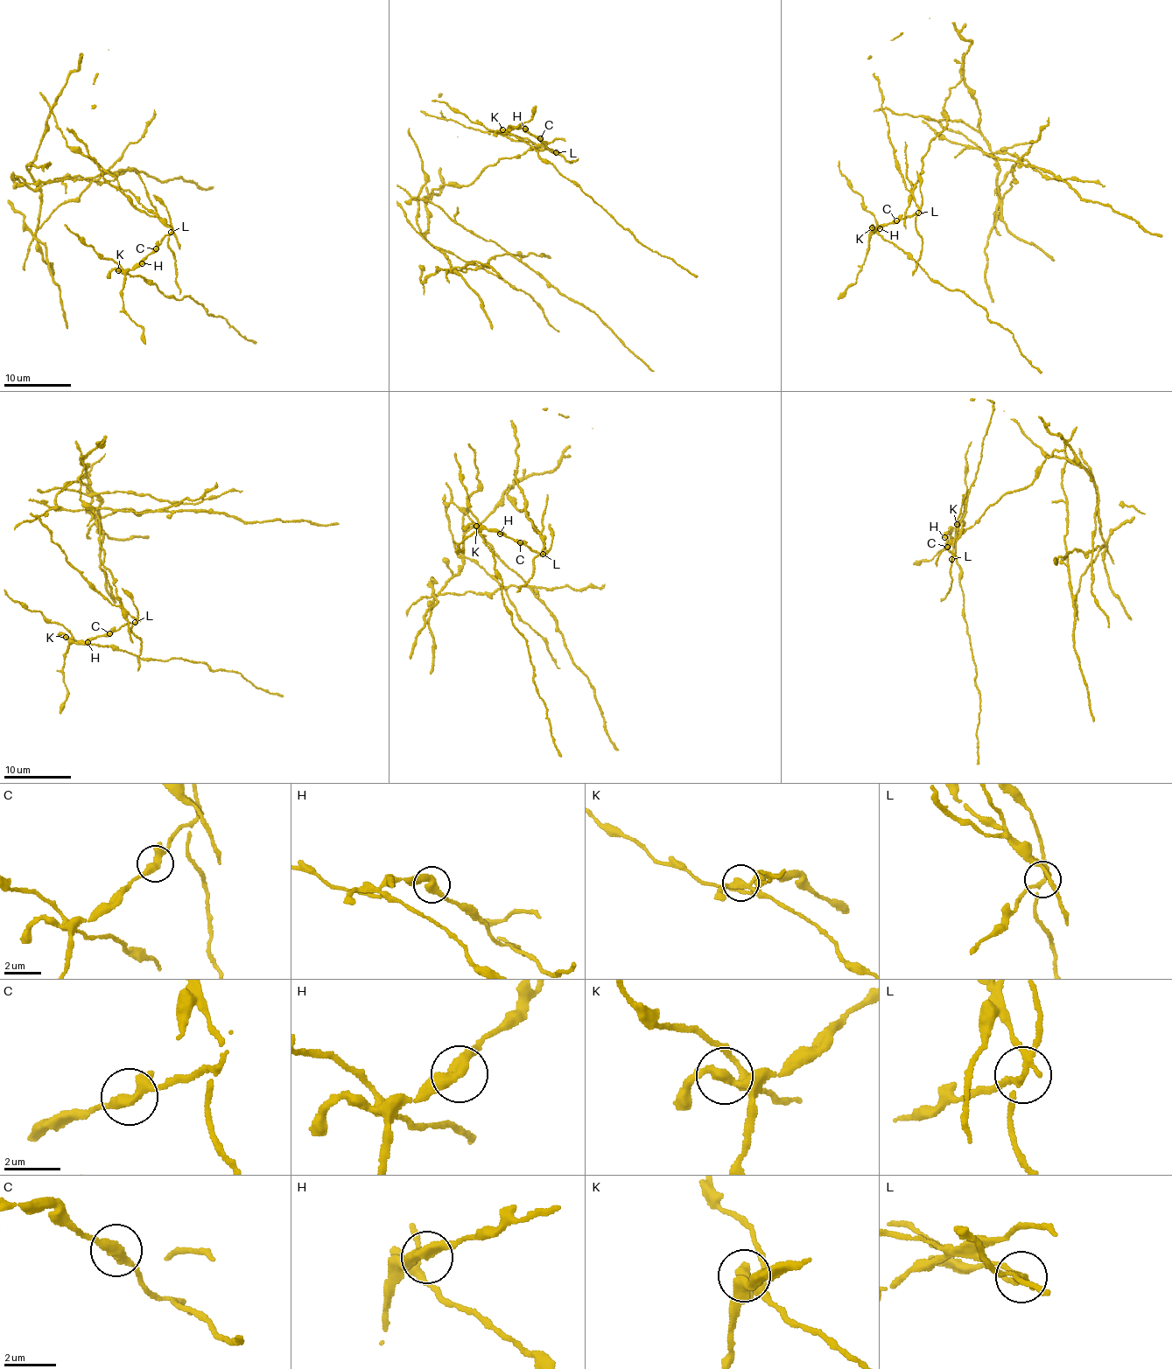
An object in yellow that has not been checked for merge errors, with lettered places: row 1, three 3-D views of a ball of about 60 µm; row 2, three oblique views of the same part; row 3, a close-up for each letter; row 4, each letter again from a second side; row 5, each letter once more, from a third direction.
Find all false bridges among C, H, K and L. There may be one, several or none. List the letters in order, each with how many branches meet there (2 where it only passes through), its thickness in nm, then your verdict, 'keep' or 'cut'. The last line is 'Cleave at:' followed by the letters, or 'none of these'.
C: branches 3; calibre 320 nm; keep
H: branches 2; calibre 380 nm; keep
K: branches 3; calibre 260 nm; cut
L: branches 4; calibre 180 nm; cut
Cleave at: K, L

